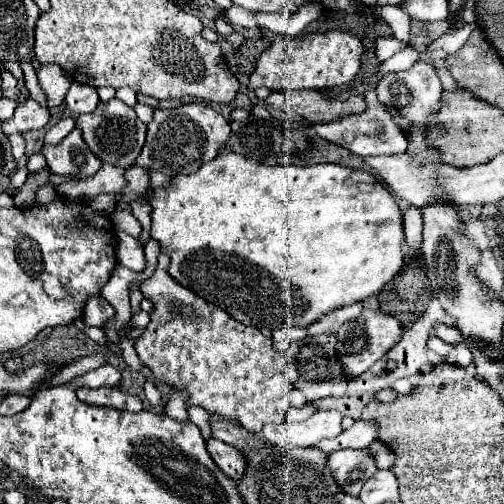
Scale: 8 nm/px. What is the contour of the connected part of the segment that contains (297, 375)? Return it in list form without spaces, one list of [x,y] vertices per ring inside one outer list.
[[[319,334],[319,336],[305,336],[303,340],[295,340],[291,342],[289,350],[287,350],[287,364],[283,368],[283,374],[285,378],[295,386],[299,388],[301,392],[305,392],[309,396],[309,400],[317,400],[317,398],[323,398],[323,396],[331,396],[333,390],[327,388],[327,386],[321,386],[323,382],[333,382],[333,384],[339,384],[339,382],[347,382],[349,380],[349,374],[347,370],[343,368],[343,364],[339,362],[339,354],[335,350],[337,346],[337,334]]]

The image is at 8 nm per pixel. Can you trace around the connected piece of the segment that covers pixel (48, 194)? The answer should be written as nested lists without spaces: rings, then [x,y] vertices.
[[[45,184],[35,192],[37,204],[47,204],[47,202],[53,202],[55,198],[57,198],[57,192],[55,192],[55,186],[51,186],[51,184]]]

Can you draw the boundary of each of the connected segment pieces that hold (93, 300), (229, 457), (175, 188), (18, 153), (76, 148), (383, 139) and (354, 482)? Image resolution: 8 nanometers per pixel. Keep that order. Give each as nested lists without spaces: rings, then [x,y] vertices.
[[[93,294],[87,304],[85,304],[85,310],[83,310],[83,318],[85,318],[85,324],[89,326],[97,326],[101,328],[107,320],[110,320],[114,316],[114,308],[99,294]]]
[[[215,438],[207,440],[207,450],[211,454],[211,458],[215,460],[215,464],[233,480],[239,480],[245,474],[247,468],[247,458],[241,450],[227,446],[225,442],[219,442]]]
[[[221,152],[211,162],[203,164],[197,172],[191,174],[177,174],[171,182],[163,188],[153,188],[147,194],[151,204],[151,236],[159,242],[163,254],[171,258],[169,276],[173,276],[181,286],[193,290],[203,300],[219,306],[221,310],[229,312],[235,320],[243,324],[253,324],[257,328],[279,328],[281,324],[293,326],[309,326],[315,318],[337,310],[339,306],[347,306],[351,302],[361,302],[369,296],[375,296],[383,290],[387,282],[403,268],[405,264],[405,234],[403,234],[403,216],[401,210],[391,196],[391,192],[379,184],[371,174],[361,170],[343,170],[343,166],[265,166],[255,160],[249,160],[235,152]]]
[[[13,134],[9,140],[13,146],[13,156],[19,162],[25,156],[25,138],[23,138],[23,134]]]
[[[73,130],[61,144],[43,146],[41,154],[47,158],[47,166],[53,174],[89,178],[99,172],[103,162],[83,142],[79,130]]]
[[[369,90],[365,94],[365,100],[369,102],[369,108],[359,114],[359,116],[345,116],[341,120],[333,120],[327,124],[315,124],[313,128],[317,130],[317,134],[337,146],[343,146],[347,150],[351,150],[357,156],[391,156],[391,154],[401,154],[407,150],[407,138],[405,134],[395,128],[395,122],[391,118],[391,114],[387,112],[387,108],[377,100],[375,90]]]
[[[367,450],[331,452],[327,456],[327,466],[331,468],[339,488],[349,496],[357,496],[365,480],[369,480],[377,472],[377,466]]]

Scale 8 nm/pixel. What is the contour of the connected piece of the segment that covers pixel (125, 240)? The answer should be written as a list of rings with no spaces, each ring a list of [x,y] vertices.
[[[125,232],[115,234],[115,256],[121,266],[125,266],[133,272],[143,272],[147,266],[147,260],[145,260],[139,240]]]

